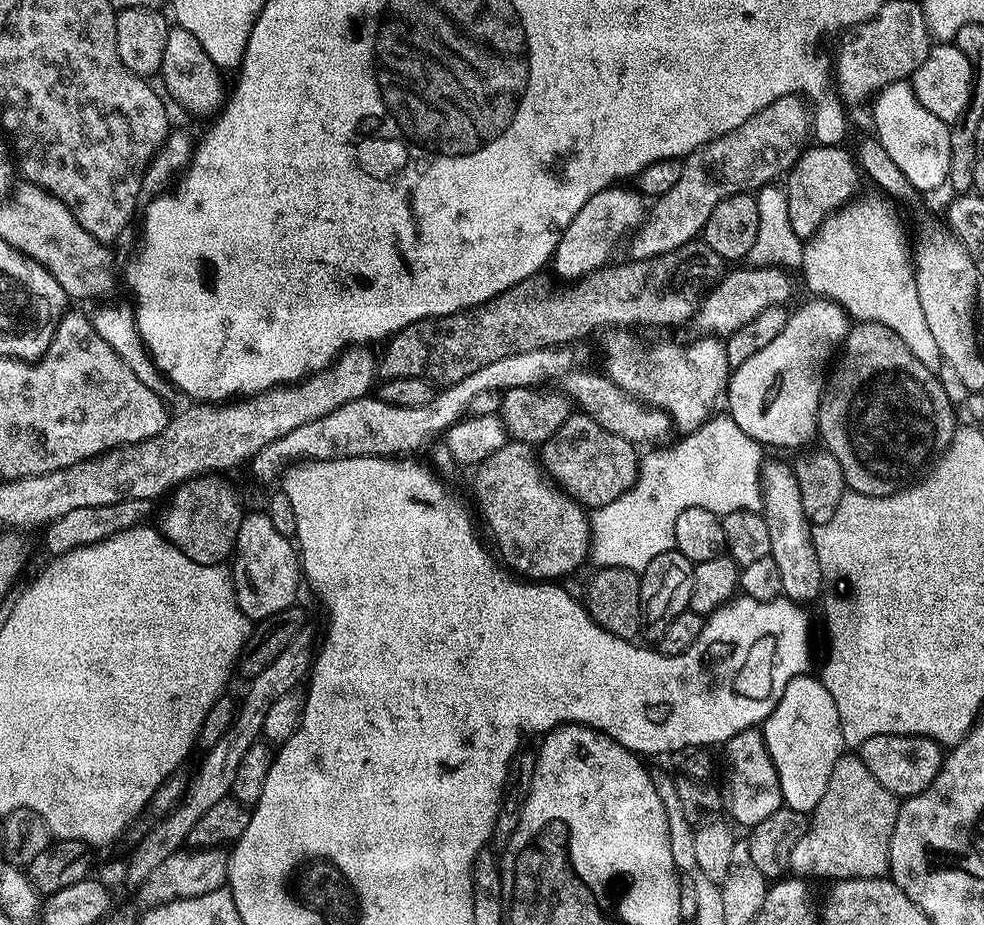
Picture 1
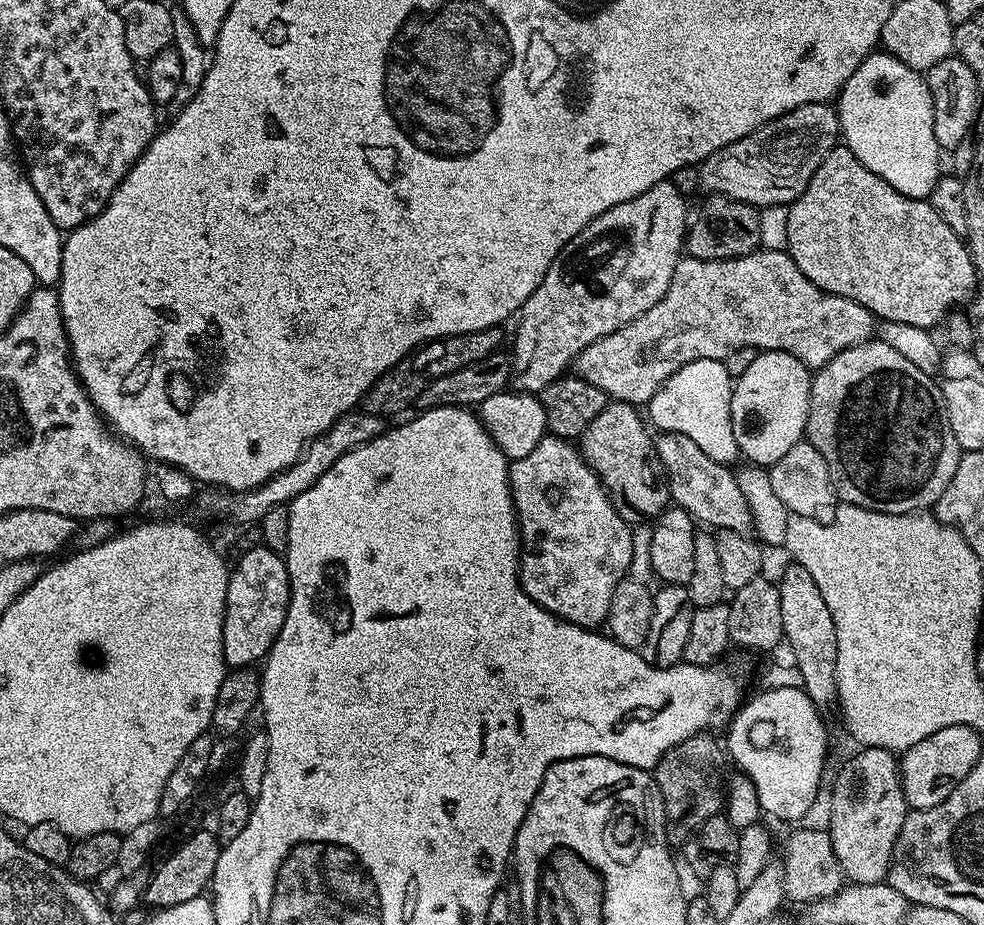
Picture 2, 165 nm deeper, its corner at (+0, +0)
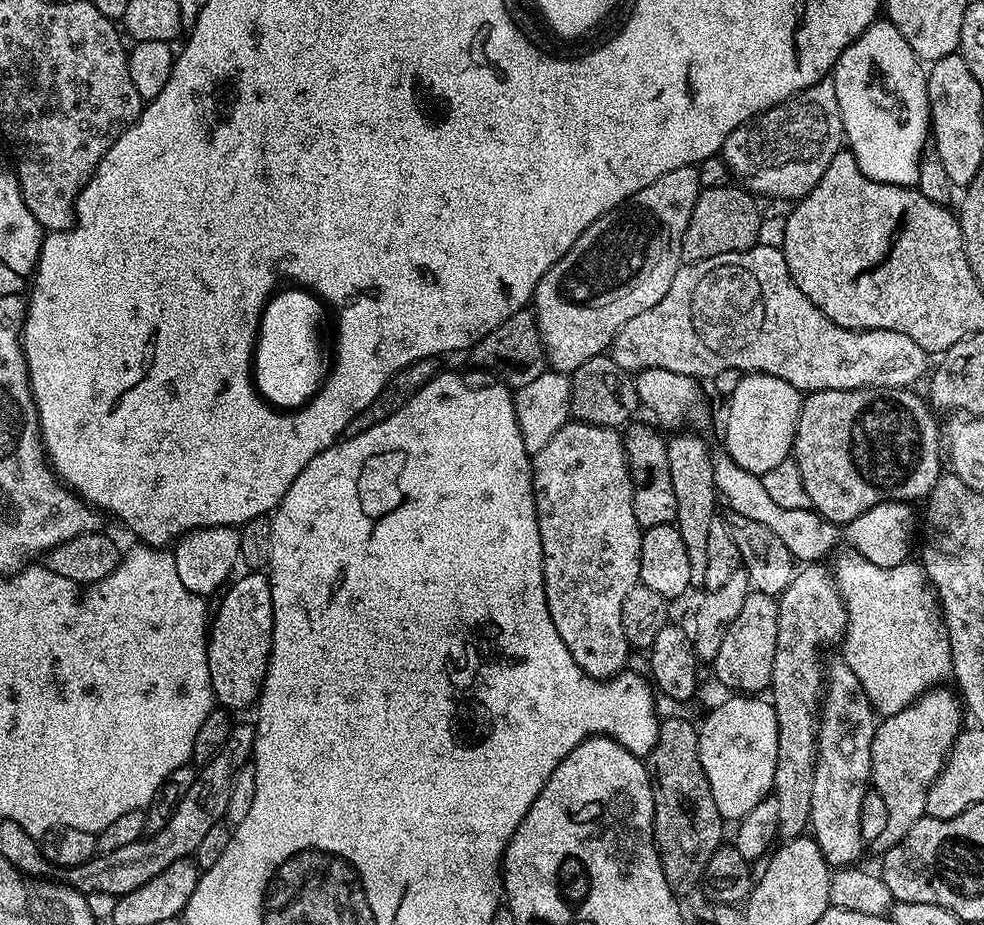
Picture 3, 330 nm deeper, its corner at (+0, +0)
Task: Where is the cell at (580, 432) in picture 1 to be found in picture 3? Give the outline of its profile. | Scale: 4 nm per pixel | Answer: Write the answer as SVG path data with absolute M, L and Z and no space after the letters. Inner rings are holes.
M636 423L627 425L626 435L623 437L626 459L632 473L634 518L638 518L641 529L671 524L676 519L678 502L674 502L674 482L670 482L668 445L665 437L660 437L660 432L652 424L653 429L648 424Z

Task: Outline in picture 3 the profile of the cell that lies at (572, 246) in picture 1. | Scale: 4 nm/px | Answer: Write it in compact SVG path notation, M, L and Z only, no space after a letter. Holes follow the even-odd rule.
M678 166L678 170L662 174L662 178L650 182L650 186L638 190L638 194L626 198L617 208L595 220L578 242L566 250L562 259L542 274L536 284L534 311L544 343L544 359L551 371L571 374L582 362L605 355L616 333L630 318L638 318L642 310L650 310L666 298L666 290L670 290L670 282L674 282L674 274L682 266L682 238L701 191L696 166Z

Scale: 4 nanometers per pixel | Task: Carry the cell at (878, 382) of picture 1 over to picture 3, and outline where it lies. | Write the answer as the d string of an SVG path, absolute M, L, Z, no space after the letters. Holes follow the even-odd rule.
M855 388L854 390L822 390L810 392L803 397L800 405L800 417L794 434L791 455L801 474L802 486L809 496L809 505L815 509L817 515L839 526L847 526L871 507L885 503L887 500L915 502L914 500L927 497L942 475L940 456L942 460L942 428L936 425L933 409L923 395L920 396L912 388Z

